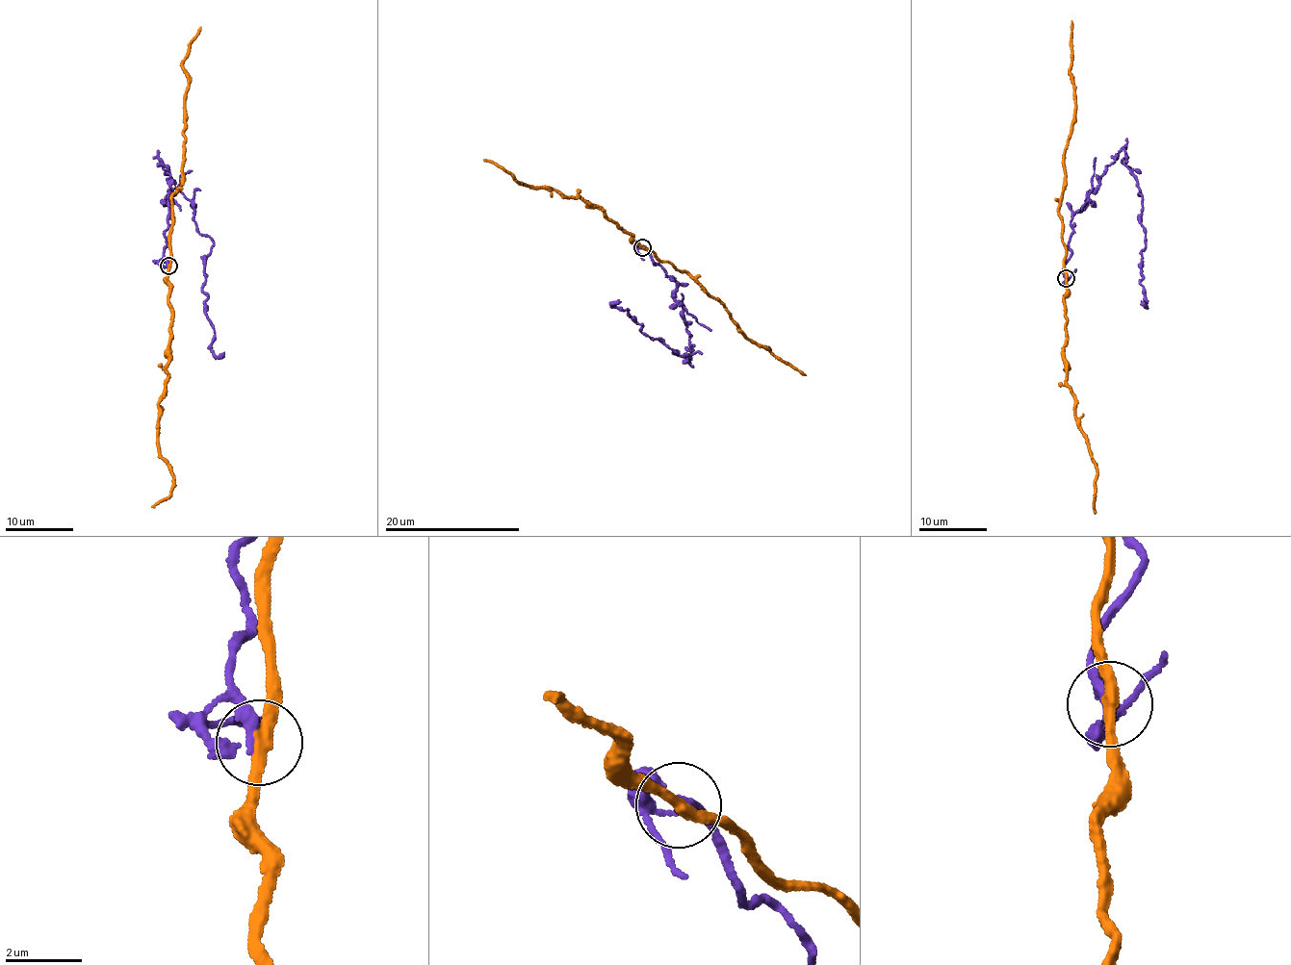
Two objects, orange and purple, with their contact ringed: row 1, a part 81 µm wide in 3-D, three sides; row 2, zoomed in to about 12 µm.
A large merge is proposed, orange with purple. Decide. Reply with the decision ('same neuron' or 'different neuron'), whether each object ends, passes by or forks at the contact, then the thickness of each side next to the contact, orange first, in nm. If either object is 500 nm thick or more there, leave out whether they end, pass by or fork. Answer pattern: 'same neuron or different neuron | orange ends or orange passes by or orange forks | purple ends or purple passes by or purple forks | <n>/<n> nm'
different neuron | orange passes by | purple ends | 320/280 nm

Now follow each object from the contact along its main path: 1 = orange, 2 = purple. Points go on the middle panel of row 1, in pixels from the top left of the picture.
1: (642, 247), (650, 249), (662, 263), (668, 263), (682, 273), (688, 274), (724, 306), (748, 339), (807, 375)
2: (642, 246), (678, 284), (688, 359), (640, 331), (627, 309), (610, 305), (621, 302)

